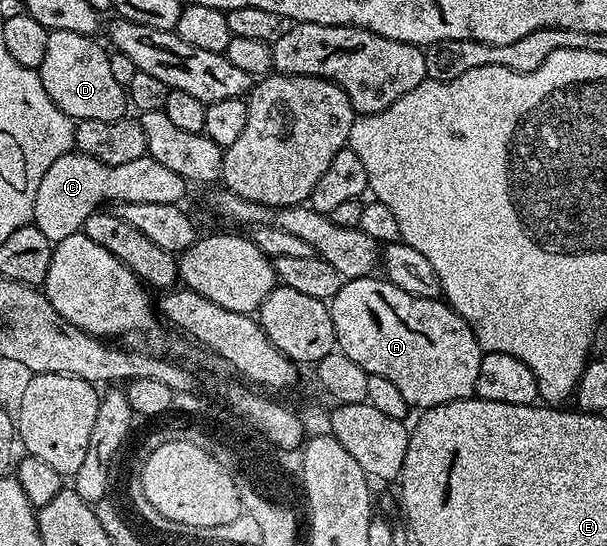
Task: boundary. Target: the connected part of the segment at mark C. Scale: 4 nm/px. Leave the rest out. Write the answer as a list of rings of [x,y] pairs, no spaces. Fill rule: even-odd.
[[[80,151],[64,153],[50,164],[35,193],[33,225],[54,244],[79,233],[86,218],[103,206],[122,203],[181,203],[188,183],[153,157],[144,155],[127,164],[106,165]]]

